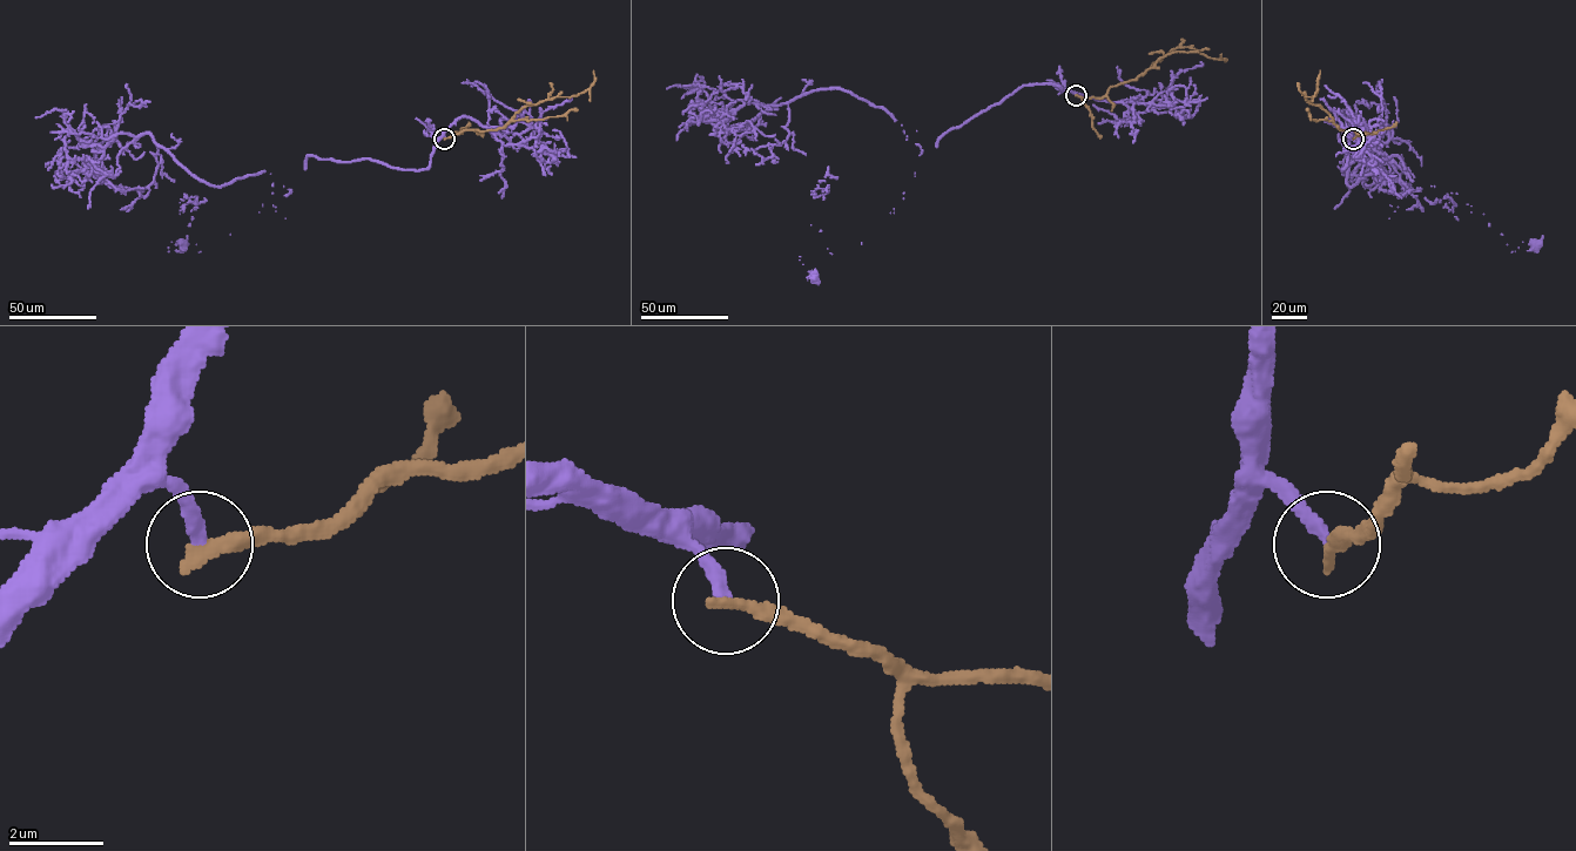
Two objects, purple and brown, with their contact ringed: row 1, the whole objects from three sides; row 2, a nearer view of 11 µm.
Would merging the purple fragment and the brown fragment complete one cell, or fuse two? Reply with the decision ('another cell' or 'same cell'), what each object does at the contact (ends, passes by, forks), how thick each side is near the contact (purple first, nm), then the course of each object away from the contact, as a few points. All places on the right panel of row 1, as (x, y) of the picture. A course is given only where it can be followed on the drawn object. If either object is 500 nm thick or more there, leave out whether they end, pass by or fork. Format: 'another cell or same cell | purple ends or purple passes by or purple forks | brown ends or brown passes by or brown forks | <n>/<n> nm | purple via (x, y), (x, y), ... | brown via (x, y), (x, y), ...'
another cell | purple ends | brown ends | 280/320 nm | purple via (1353, 137), (1341, 170), (1396, 156), (1409, 190), (1378, 171), (1349, 186), (1365, 144), (1511, 251), (1539, 242) | brown via (1353, 137), (1356, 129), (1340, 129), (1319, 105), (1305, 99), (1315, 95), (1320, 71)

